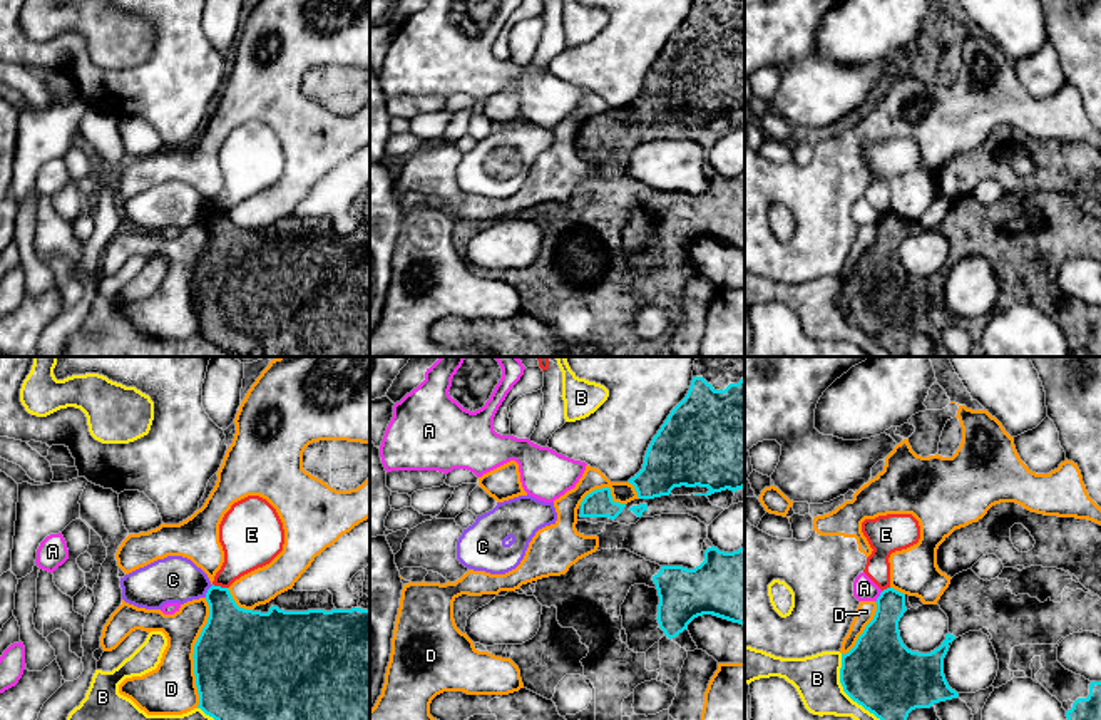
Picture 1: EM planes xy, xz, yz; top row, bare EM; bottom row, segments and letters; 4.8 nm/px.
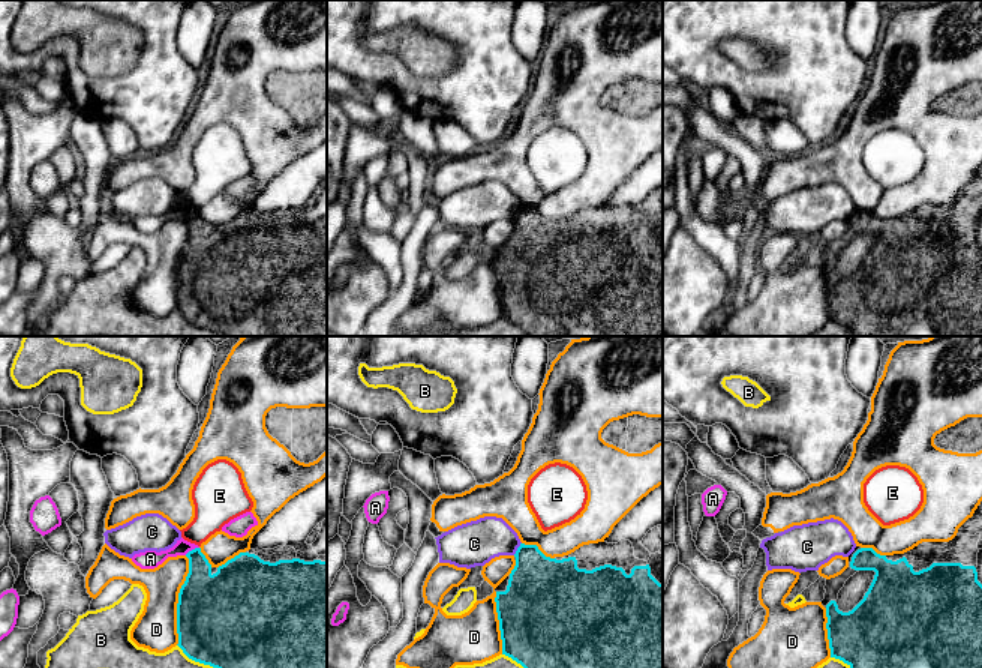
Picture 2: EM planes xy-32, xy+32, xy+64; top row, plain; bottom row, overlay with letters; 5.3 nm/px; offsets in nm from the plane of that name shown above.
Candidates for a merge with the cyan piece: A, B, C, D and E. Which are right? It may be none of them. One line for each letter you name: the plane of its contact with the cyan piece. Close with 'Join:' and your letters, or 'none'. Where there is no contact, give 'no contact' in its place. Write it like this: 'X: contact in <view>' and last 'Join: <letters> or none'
Join: none

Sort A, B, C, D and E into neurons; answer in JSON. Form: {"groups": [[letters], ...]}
{"groups": [["A"], ["B"], ["C"], ["D"], ["E"]]}

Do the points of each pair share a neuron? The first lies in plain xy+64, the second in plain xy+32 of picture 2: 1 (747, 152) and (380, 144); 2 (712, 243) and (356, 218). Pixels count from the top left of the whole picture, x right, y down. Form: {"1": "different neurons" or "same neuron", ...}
{"1": "different neurons", "2": "different neurons"}

